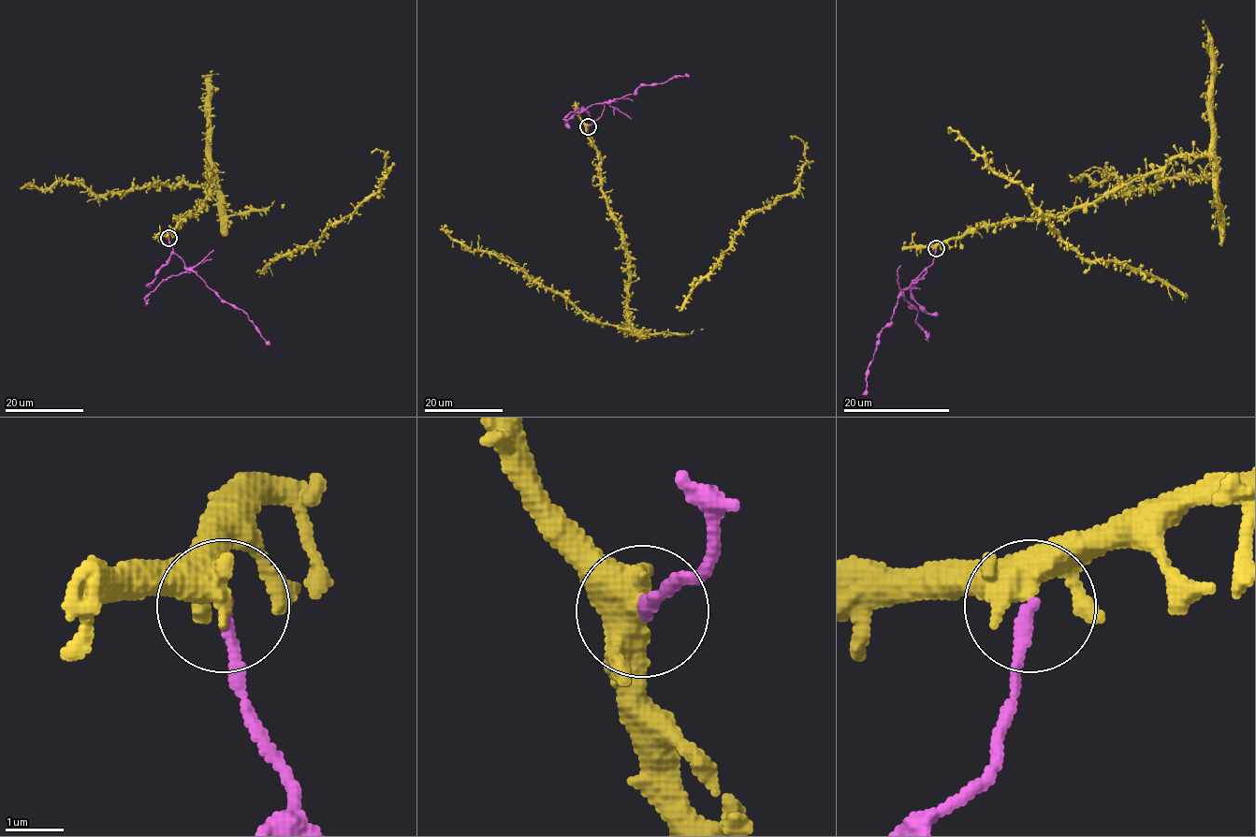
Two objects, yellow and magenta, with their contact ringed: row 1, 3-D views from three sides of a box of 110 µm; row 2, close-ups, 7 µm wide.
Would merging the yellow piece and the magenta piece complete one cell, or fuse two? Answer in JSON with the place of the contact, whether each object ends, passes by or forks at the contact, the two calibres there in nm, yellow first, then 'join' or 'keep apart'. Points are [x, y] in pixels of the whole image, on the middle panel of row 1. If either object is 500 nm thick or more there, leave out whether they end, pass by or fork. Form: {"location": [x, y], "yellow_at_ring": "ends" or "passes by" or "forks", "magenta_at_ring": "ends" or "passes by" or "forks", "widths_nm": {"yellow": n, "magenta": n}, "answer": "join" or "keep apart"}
{"location": [588, 126], "yellow_at_ring": "forks", "magenta_at_ring": "ends", "widths_nm": {"yellow": 380, "magenta": 240}, "answer": "keep apart"}

